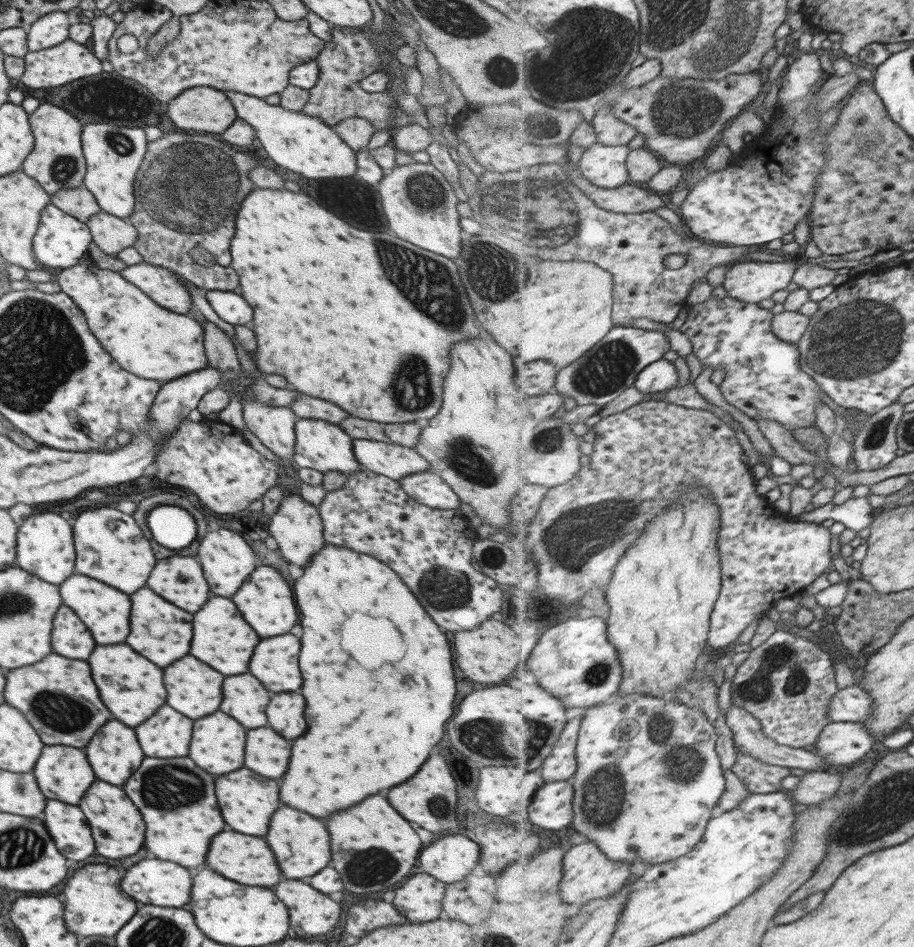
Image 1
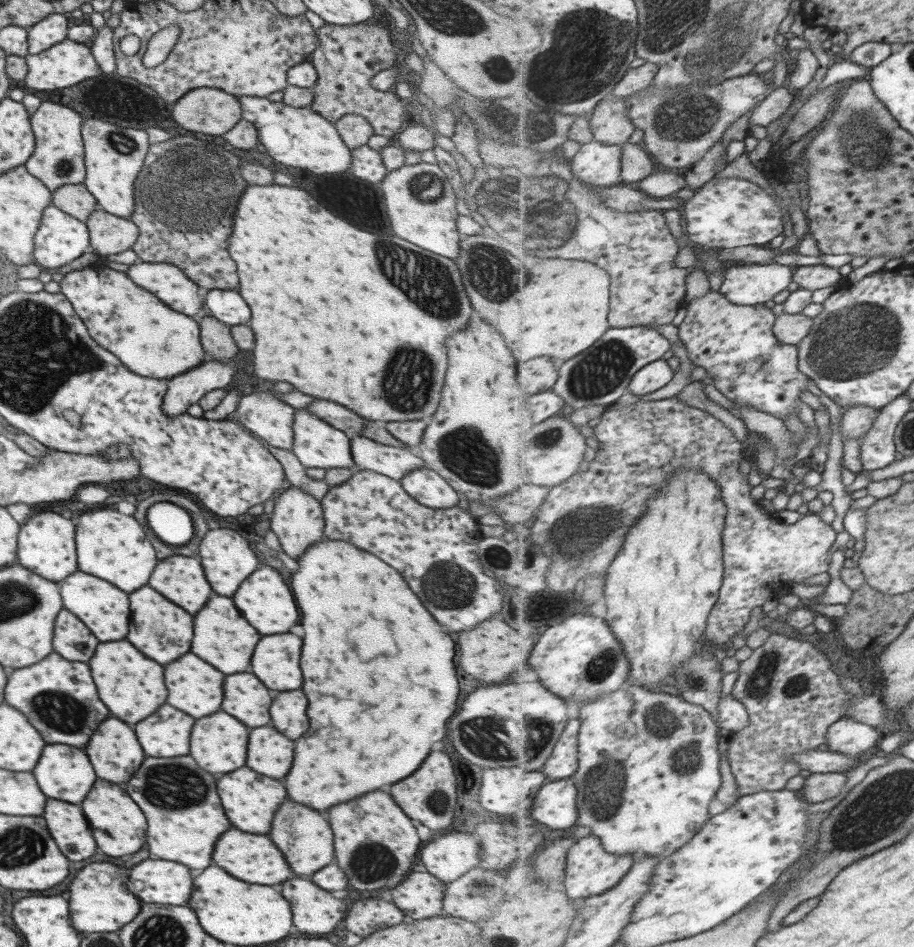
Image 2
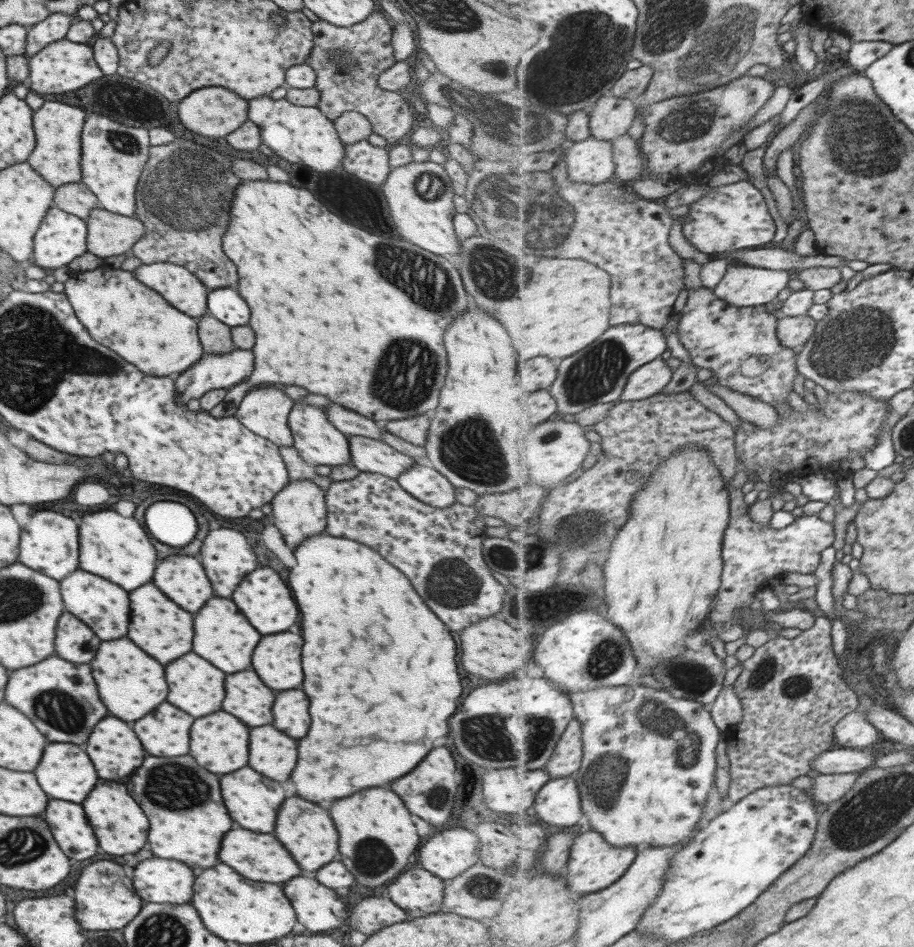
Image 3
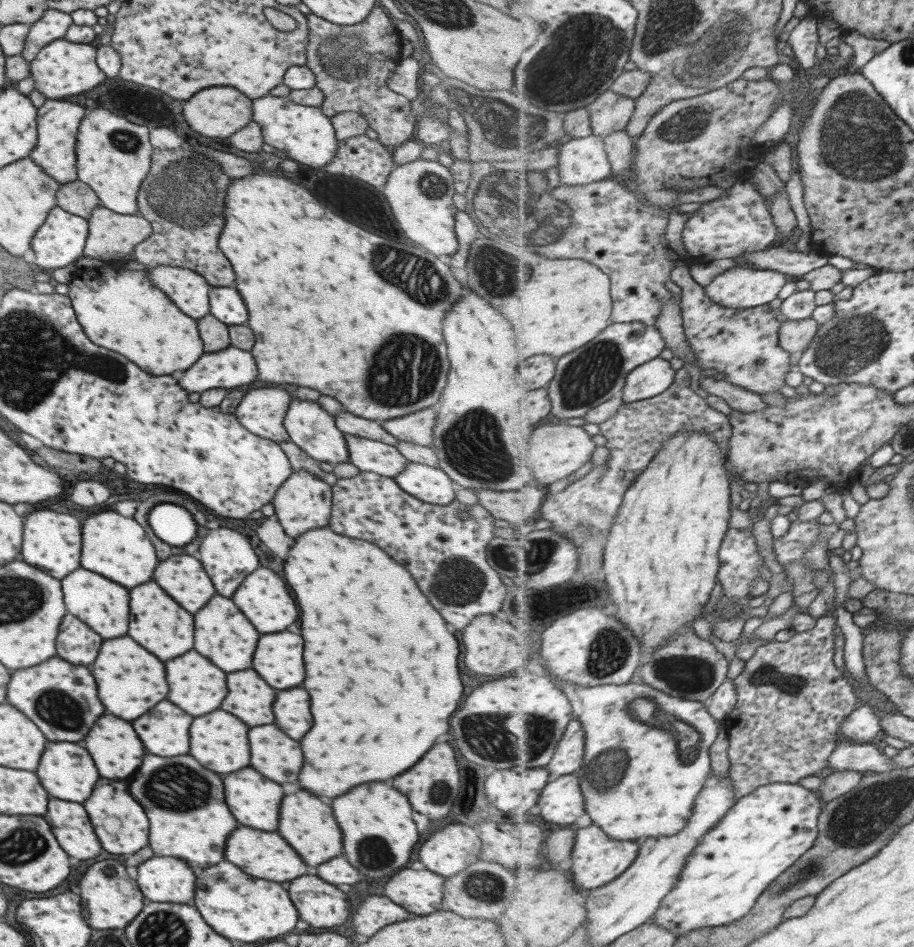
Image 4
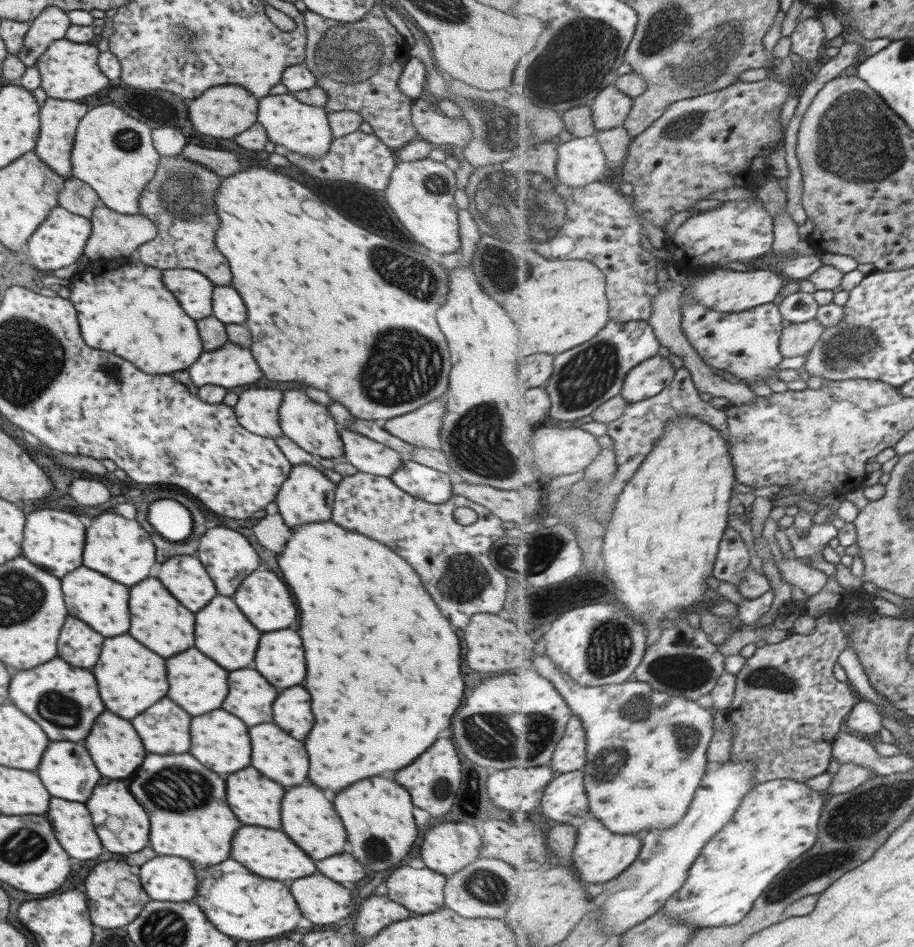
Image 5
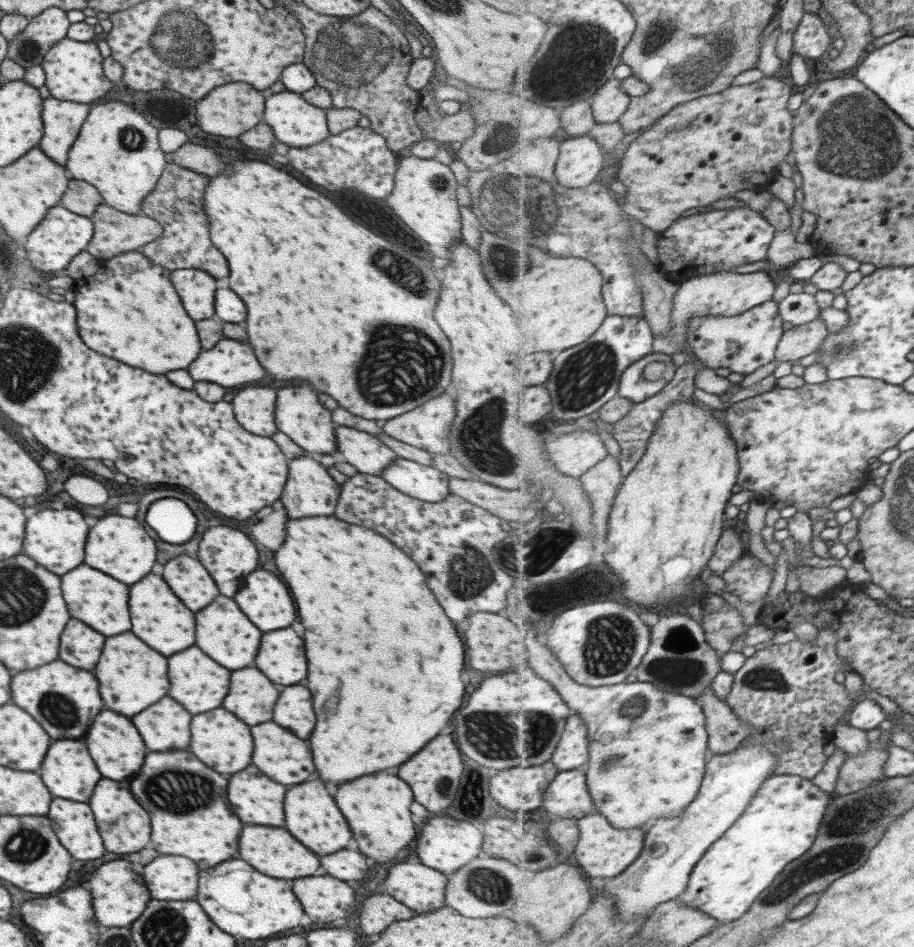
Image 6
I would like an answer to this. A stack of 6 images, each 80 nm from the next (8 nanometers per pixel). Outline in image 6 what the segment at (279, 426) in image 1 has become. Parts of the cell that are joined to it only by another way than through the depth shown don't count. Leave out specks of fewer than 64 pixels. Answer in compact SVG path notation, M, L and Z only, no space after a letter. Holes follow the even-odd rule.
M249 386L235 392L230 405L235 420L251 434L271 437L278 430L274 423L276 390Z

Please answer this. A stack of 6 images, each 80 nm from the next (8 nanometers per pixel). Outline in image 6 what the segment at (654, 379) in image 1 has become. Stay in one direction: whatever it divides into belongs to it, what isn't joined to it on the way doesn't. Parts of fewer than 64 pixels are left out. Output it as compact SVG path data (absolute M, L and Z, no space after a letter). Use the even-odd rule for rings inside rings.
M653 351L647 357L634 362L622 374L618 396L631 399L636 403L646 401L648 398L660 393L674 379L677 369L678 367L675 366L671 355ZM655 361L664 362L668 369L661 378L648 380L644 370Z

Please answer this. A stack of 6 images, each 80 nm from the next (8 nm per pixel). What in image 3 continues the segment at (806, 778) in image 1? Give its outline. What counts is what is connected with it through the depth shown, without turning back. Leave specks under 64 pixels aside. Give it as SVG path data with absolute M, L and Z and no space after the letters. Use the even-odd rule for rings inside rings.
M860 773L820 774L813 780L809 793L818 803L829 804L843 798L854 787Z

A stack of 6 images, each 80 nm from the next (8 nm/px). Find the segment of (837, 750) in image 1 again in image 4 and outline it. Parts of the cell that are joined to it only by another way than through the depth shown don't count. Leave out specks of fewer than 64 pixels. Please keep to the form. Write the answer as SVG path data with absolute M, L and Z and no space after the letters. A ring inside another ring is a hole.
M862 704L857 707L842 725L841 739L855 741L857 744L871 743L871 740L884 731L882 722L874 707Z

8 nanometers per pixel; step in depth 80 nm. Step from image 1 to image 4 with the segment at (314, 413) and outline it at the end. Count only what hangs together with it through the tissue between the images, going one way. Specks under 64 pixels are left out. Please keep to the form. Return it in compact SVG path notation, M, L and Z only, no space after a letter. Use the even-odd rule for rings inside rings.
M341 410L334 418L335 426L343 433L358 436L361 438L369 438L369 440L377 440L389 446L396 446L398 440L385 432L377 422L373 420L363 420L361 417L353 416L353 414Z

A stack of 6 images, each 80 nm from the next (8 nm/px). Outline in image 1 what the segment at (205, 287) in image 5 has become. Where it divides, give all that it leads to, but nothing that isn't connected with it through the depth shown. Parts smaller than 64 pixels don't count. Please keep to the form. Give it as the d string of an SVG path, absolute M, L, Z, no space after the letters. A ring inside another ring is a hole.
M142 261L126 266L118 273L159 306L177 314L188 315L190 312L192 305L189 292L181 278L172 270Z

